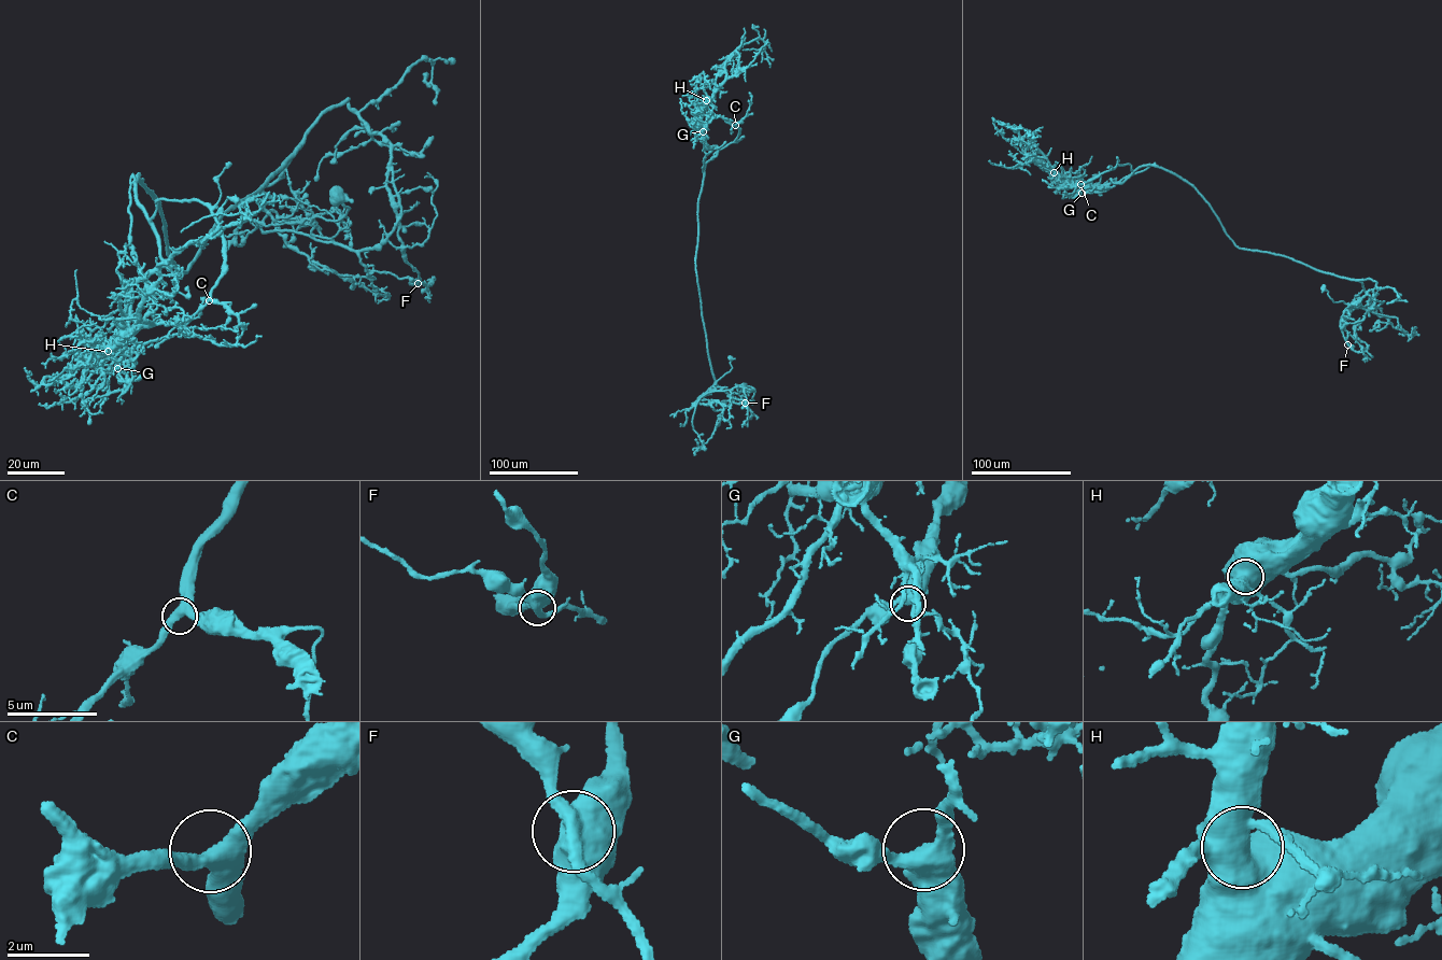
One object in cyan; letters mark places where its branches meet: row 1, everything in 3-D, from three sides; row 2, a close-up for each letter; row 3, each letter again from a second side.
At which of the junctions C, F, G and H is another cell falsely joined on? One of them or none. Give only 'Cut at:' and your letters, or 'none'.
Cut at: F

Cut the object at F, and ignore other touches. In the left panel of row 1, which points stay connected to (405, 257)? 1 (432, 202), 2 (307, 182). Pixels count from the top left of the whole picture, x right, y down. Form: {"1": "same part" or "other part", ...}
{"1": "other part", "2": "other part"}

